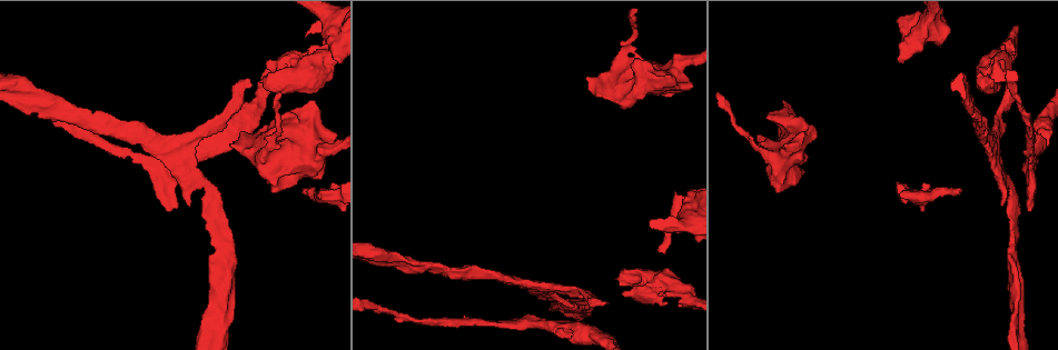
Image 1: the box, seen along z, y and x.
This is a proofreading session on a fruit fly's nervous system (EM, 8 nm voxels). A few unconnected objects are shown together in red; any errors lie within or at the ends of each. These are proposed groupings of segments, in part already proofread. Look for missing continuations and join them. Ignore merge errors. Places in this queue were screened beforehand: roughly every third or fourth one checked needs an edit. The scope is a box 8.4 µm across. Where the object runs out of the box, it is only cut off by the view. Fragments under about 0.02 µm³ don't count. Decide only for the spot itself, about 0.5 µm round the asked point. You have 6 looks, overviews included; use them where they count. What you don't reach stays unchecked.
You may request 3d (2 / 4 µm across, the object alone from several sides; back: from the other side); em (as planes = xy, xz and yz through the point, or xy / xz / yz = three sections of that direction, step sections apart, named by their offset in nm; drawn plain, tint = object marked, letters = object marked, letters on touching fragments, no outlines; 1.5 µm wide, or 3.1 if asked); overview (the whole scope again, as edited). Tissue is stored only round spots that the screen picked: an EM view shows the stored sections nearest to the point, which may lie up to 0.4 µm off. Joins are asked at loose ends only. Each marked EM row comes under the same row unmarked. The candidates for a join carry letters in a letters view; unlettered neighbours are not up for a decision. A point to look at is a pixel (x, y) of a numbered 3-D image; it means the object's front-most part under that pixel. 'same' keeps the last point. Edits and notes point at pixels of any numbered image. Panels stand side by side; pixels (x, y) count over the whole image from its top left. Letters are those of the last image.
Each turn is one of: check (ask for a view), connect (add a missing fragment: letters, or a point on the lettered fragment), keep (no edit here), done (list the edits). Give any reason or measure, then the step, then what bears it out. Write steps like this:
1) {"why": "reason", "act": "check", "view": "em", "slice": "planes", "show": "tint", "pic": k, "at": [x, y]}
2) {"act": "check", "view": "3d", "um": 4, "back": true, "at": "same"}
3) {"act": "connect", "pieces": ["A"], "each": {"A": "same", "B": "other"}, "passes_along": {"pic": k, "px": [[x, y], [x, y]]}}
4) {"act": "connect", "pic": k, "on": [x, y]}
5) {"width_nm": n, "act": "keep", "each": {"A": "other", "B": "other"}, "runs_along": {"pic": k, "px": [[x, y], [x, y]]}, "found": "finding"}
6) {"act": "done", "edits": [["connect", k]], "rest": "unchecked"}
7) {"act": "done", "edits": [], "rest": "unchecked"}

{"why": "an open end", "act": "check", "view": "em", "slice": "yz", "step": 4, "show": "tint", "pic": 1, "at": [209, 276]}

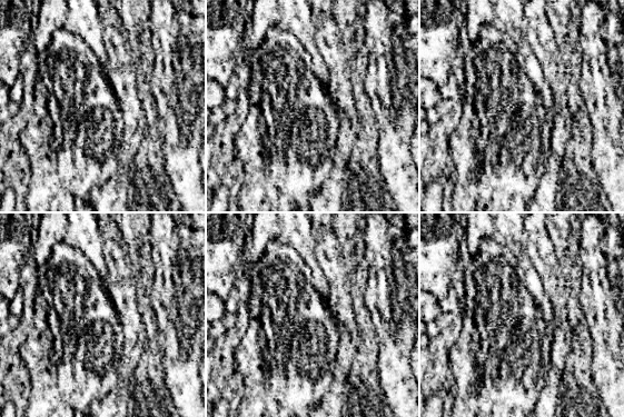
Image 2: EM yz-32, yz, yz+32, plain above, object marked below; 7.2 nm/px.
{"act": "check", "view": "em", "slice": "planes", "show": "letters", "at": "same"}

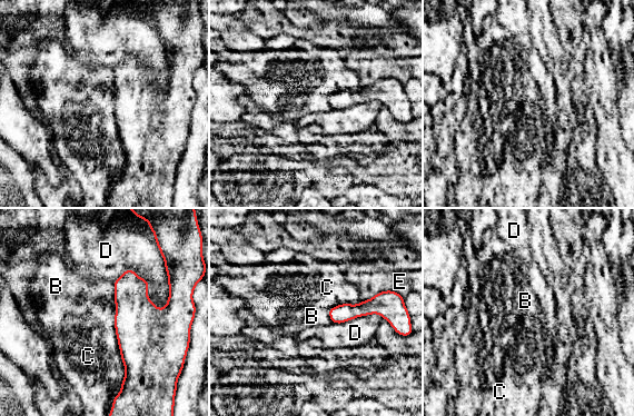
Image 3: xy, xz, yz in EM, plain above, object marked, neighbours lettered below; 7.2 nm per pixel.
{"act": "keep", "each": {"B": "other", "C": "other", "D": "other", "E": "other"}, "border": {"pic": 3, "px": [[112, 284], [115, 326]]}, "found": "none of them fits"}

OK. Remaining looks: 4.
{"why": "branch stops here", "act": "check", "view": "3d", "um": 2, "pic": 1, "at": [194, 163]}

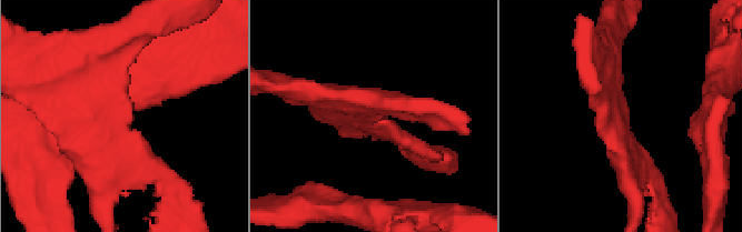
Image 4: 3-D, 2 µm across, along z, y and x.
{"act": "check", "view": "em", "slice": "planes", "show": "tint", "pic": 4, "at": [614, 108]}

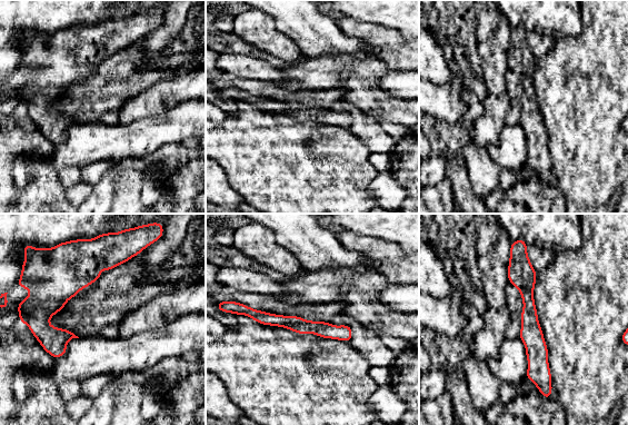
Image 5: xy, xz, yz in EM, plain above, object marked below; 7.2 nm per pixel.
{"why": "see the neighbours", "act": "check", "view": "em", "slice": "planes", "show": "letters", "at": "same"}

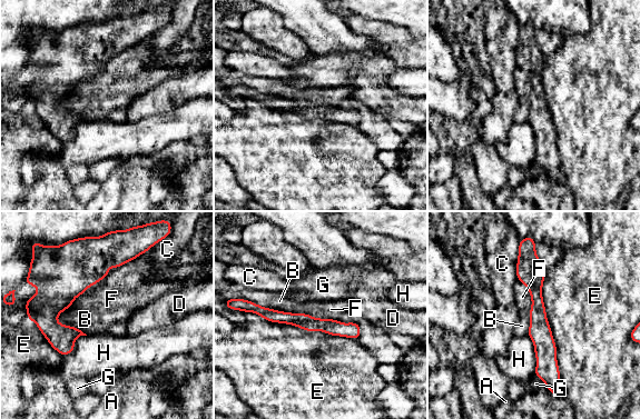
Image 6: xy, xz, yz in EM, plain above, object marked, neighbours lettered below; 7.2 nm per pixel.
{"act": "keep", "each": {"A": "other", "B": "other", "C": "other", "D": "other", "E": "other", "F": "other", "G": "other", "H": "other"}, "runs_along": {"pic": 6, "px": [[535, 262], [538, 321], [551, 385]]}, "found": "none of them fits"}

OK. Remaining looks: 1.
{"act": "done", "edits": [], "rest": "unchecked"}

